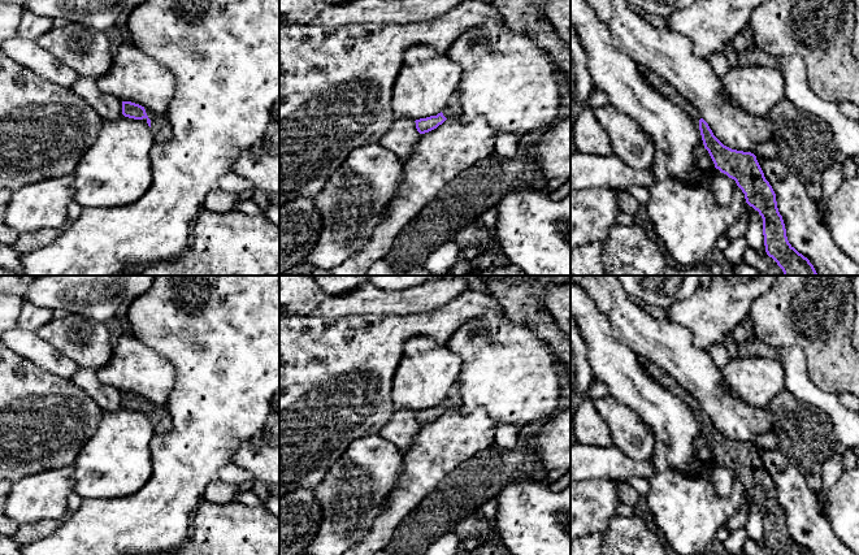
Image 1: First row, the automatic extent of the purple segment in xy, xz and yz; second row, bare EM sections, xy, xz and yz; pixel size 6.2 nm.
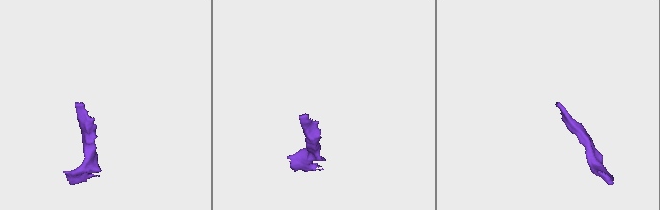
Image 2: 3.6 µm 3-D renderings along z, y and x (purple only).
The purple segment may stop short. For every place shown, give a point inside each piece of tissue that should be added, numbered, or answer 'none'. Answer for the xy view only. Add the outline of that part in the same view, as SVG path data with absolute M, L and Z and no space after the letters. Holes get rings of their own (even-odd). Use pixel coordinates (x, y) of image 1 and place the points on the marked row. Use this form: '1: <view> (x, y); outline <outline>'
1: xy (161, 131); outline M165 112L160 114L152 113L148 118L151 120L152 135L156 143L161 143L172 138L172 129Z

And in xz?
1: xz (452, 111); outline M457 91L450 97L447 107L442 110L446 118L459 120L461 116L461 107L459 103Z

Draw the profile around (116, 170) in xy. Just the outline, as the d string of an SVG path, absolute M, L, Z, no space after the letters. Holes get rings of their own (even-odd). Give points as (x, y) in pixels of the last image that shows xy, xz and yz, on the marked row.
M122 114L117 120L103 121L97 139L71 174L74 201L82 208L114 208L136 201L152 185L149 151L155 143L147 118L134 120Z

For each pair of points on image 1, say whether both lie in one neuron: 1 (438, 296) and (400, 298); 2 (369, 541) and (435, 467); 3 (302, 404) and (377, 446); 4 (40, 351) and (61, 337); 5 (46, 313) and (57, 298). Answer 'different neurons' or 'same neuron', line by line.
1: same neuron
2: same neuron
3: different neurons
4: different neurons
5: different neurons

